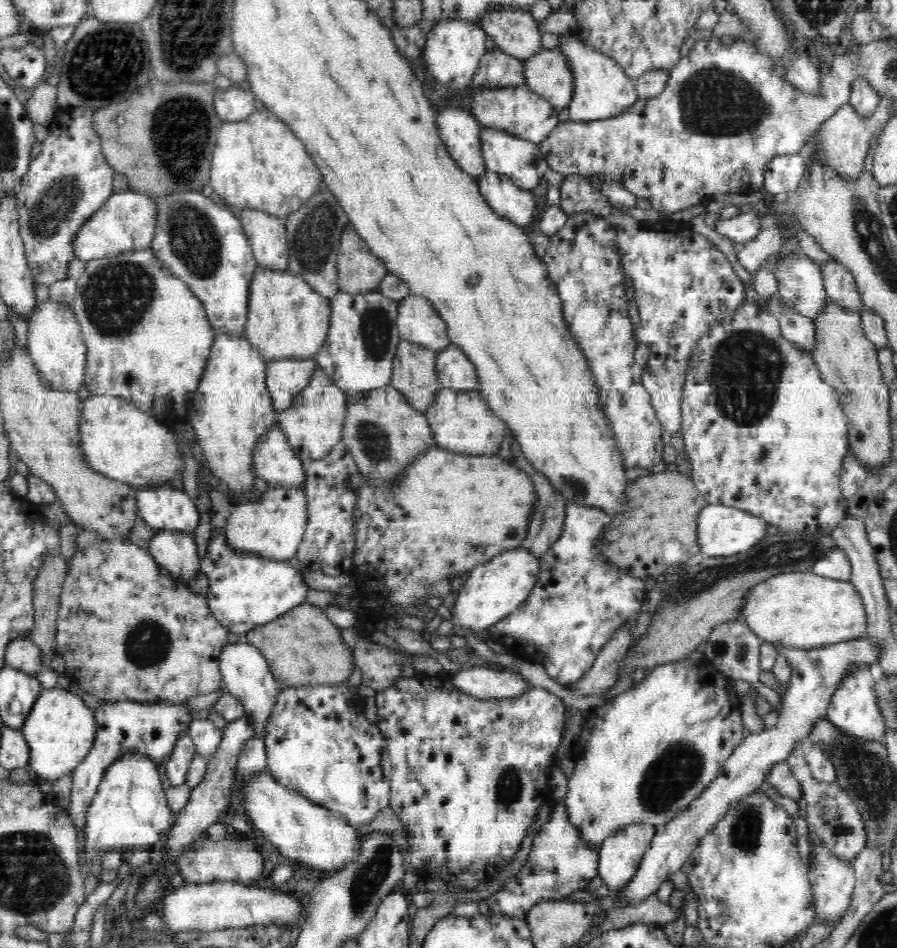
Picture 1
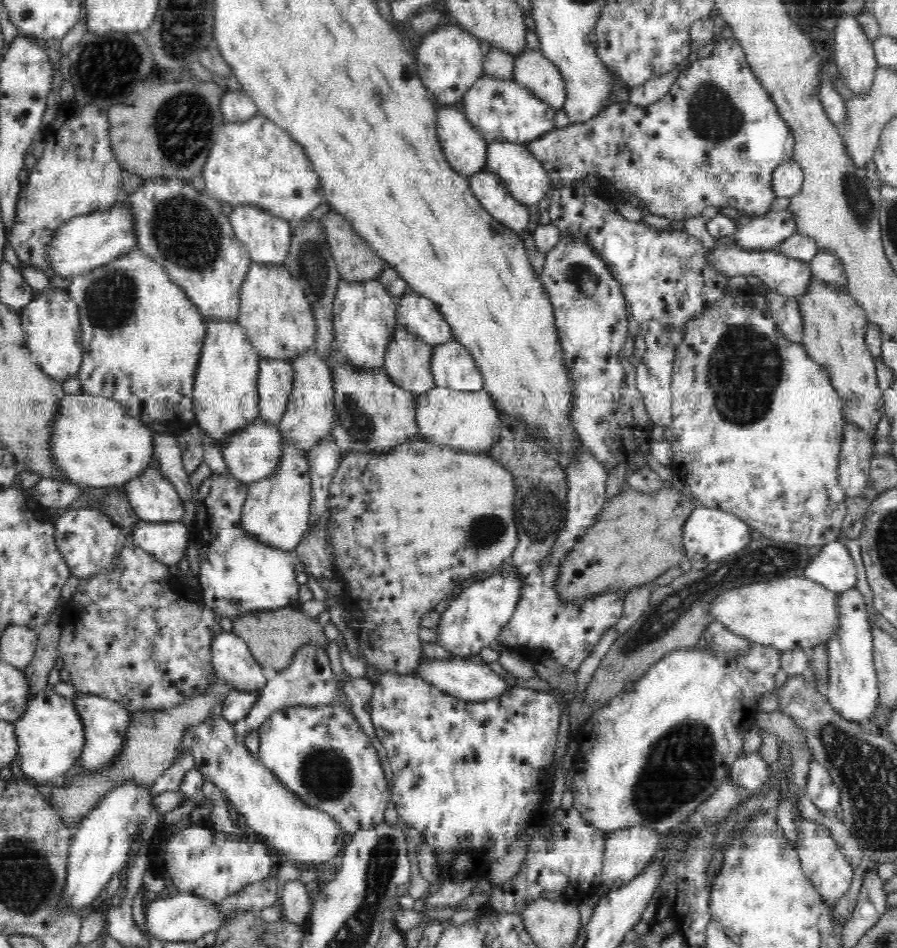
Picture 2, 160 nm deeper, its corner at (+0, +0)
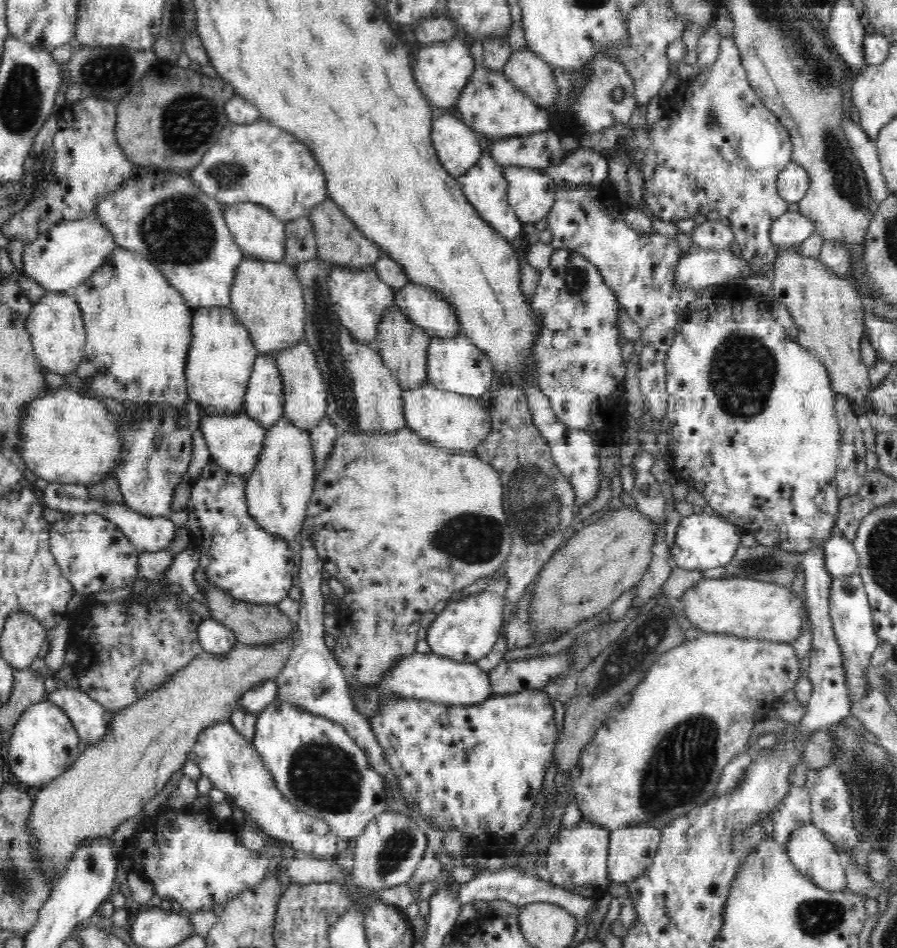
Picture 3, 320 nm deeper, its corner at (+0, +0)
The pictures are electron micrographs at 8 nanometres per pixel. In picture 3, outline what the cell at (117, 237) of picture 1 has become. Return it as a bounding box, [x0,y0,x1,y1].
[20,216,117,292]

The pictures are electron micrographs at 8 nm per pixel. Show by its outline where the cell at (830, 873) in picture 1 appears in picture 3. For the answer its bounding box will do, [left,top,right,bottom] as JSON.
[784,823,847,892]

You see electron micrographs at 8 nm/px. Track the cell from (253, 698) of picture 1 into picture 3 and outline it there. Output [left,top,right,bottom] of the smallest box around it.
[197,618,238,656]

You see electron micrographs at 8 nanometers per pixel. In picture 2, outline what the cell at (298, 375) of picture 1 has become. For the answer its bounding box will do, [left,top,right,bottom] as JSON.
[257,359,294,425]

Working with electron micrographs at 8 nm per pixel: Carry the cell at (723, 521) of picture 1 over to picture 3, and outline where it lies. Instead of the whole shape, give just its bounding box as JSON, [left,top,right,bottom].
[669,510,740,571]

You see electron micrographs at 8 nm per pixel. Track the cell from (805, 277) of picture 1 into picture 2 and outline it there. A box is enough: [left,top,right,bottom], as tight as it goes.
[706,241,813,297]

